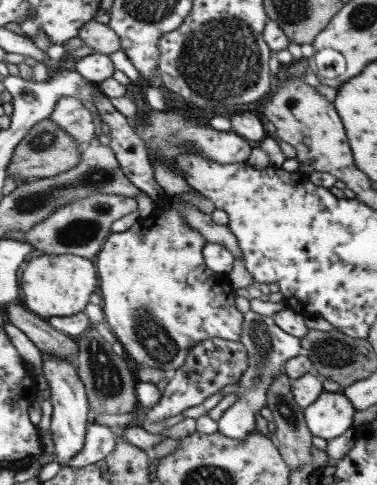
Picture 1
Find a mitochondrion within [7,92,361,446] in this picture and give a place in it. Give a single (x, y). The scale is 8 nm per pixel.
(95, 177)

